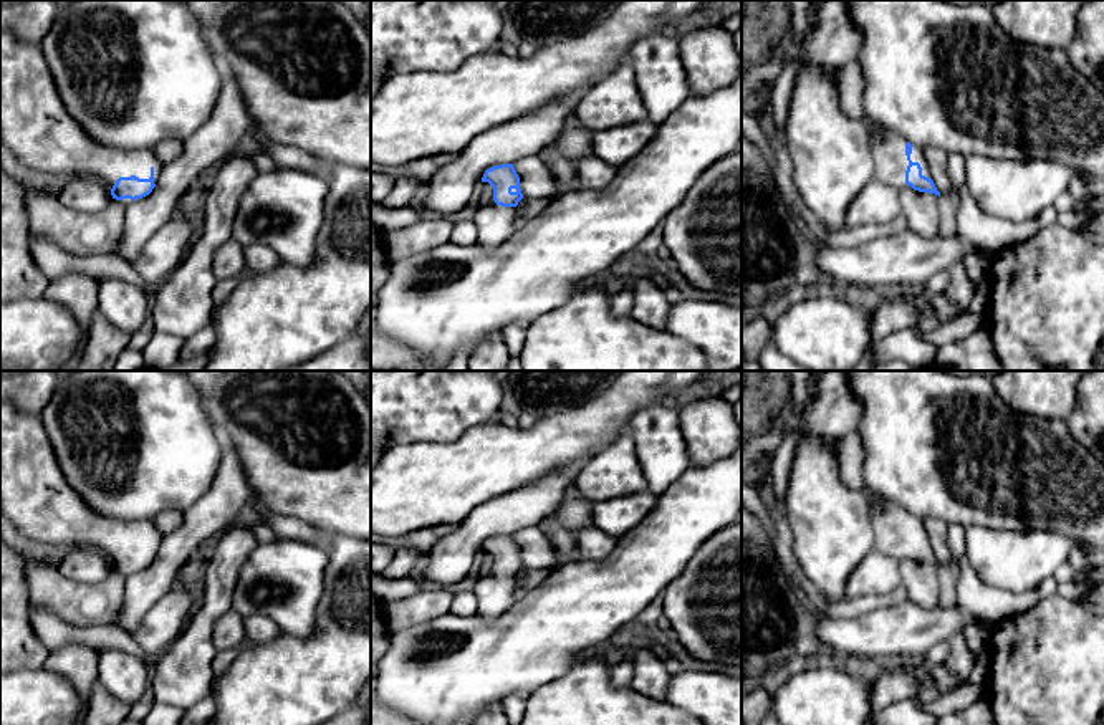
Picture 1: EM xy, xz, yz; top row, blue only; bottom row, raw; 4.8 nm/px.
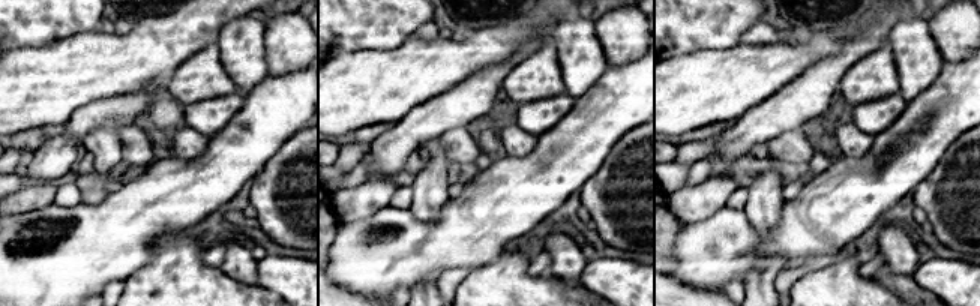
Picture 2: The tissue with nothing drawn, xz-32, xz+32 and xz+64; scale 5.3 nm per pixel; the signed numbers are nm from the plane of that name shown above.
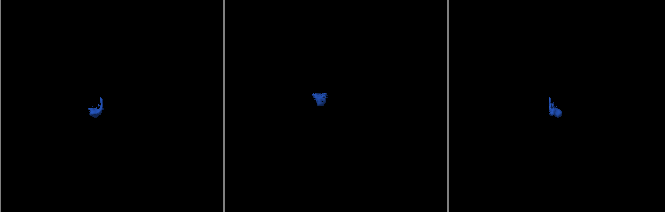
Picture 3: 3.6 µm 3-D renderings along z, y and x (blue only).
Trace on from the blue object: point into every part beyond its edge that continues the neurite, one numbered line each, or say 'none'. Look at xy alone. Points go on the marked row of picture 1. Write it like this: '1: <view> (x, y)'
1: xy (35, 128)

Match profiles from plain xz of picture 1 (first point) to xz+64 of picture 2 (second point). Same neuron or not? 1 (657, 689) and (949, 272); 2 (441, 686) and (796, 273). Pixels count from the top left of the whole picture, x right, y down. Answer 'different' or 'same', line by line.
1: different
2: different

